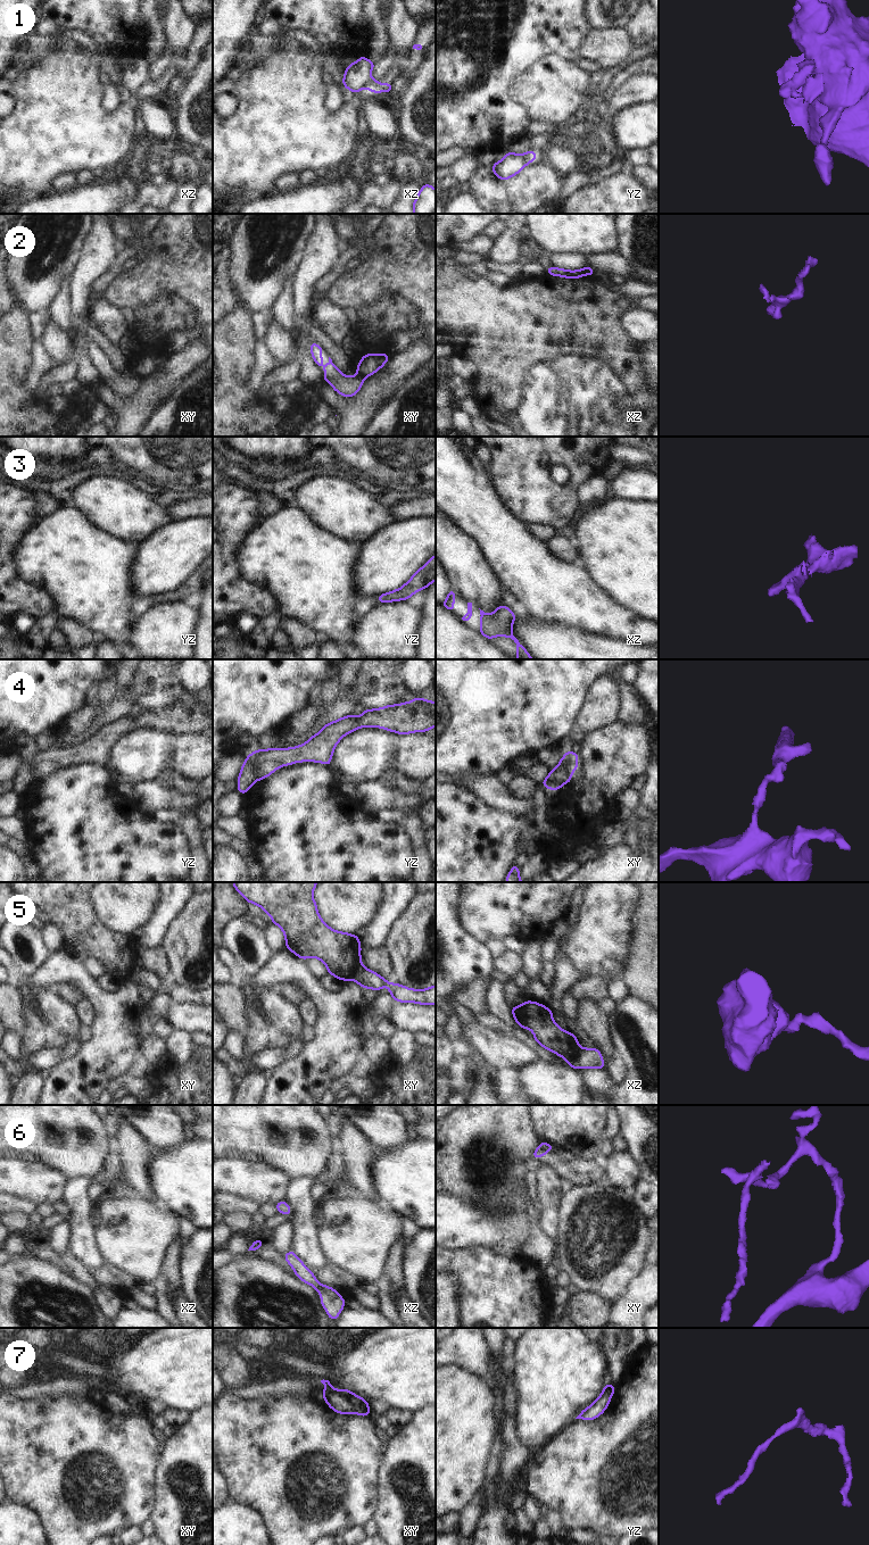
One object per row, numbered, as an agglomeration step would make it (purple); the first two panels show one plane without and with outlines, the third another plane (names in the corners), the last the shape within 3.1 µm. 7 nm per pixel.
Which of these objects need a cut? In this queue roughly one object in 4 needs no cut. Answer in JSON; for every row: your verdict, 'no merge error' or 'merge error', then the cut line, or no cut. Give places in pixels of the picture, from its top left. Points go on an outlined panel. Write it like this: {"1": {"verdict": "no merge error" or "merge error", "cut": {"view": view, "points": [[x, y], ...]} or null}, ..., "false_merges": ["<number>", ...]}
{"1": {"verdict": "merge error", "cut": {"view": "yz", "points": [[523, 154], [527, 163]]}}, "2": {"verdict": "merge error", "cut": {"view": "xy", "points": [[358, 373], [363, 378]]}}, "3": {"verdict": "no merge error", "cut": null}, "4": {"verdict": "merge error", "cut": {"view": "yz", "points": [[251, 754], [254, 757], [254, 774], [257, 779]]}}, "5": {"verdict": "merge error", "cut": {"view": "xy", "points": [[361, 963], [358, 969], [347, 979]]}}, "6": {"verdict": "merge error", "cut": {"view": "xy", "points": [[539, 1147], [546, 1152]]}}, "7": {"verdict": "merge error", "cut": {"view": "xy", "points": [[339, 1390], [347, 1397], [353, 1412]]}}, "false_merges": ["1", "2", "4", "5", "6", "7"]}

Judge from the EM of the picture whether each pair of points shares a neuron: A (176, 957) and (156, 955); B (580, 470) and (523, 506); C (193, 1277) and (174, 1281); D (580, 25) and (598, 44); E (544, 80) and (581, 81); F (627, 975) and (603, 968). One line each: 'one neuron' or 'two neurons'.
A: two neurons
B: one neuron
C: two neurons
D: two neurons
E: one neuron
F: two neurons

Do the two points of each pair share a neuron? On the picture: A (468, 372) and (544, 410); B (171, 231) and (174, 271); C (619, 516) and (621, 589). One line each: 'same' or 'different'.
A: different
B: same
C: same

